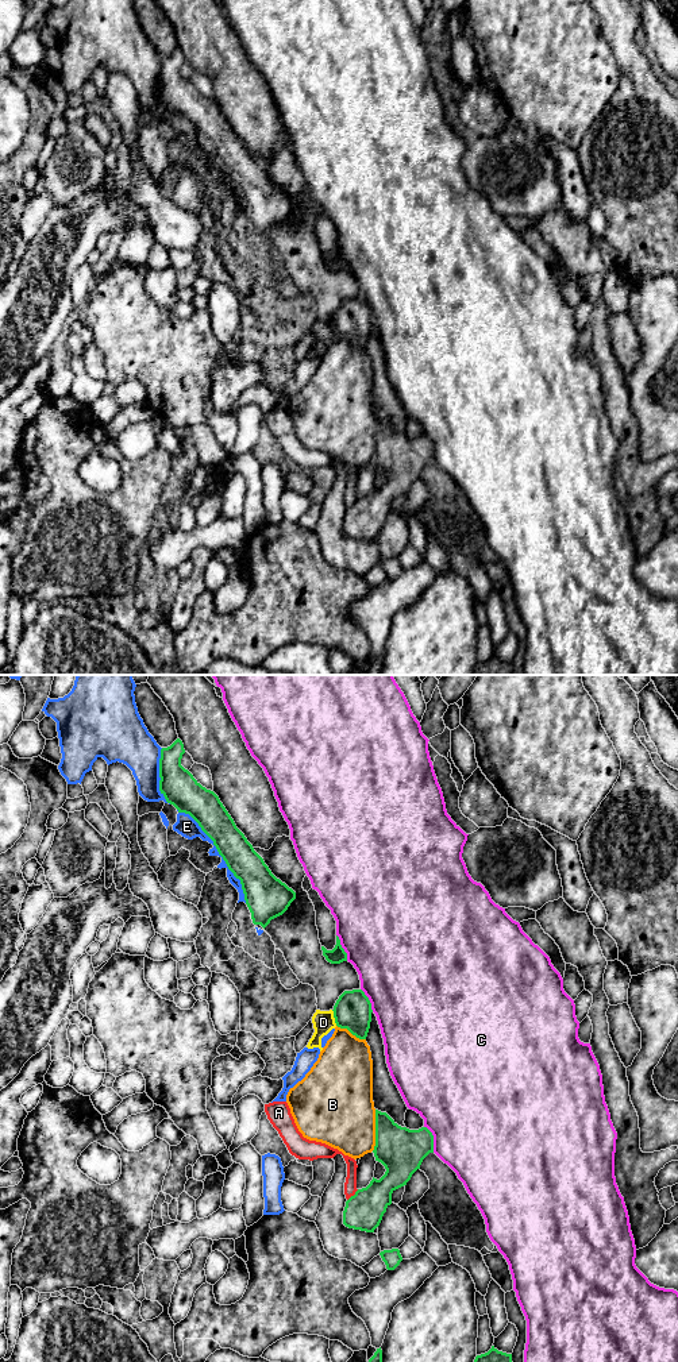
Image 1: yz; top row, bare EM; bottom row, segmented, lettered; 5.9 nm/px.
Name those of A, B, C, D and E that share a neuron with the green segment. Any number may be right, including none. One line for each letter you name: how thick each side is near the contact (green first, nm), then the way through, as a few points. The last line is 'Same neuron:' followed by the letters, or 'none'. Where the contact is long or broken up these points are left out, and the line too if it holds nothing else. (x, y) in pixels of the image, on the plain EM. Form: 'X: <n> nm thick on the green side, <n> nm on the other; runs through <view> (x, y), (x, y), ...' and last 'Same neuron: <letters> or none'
Same neuron: none

